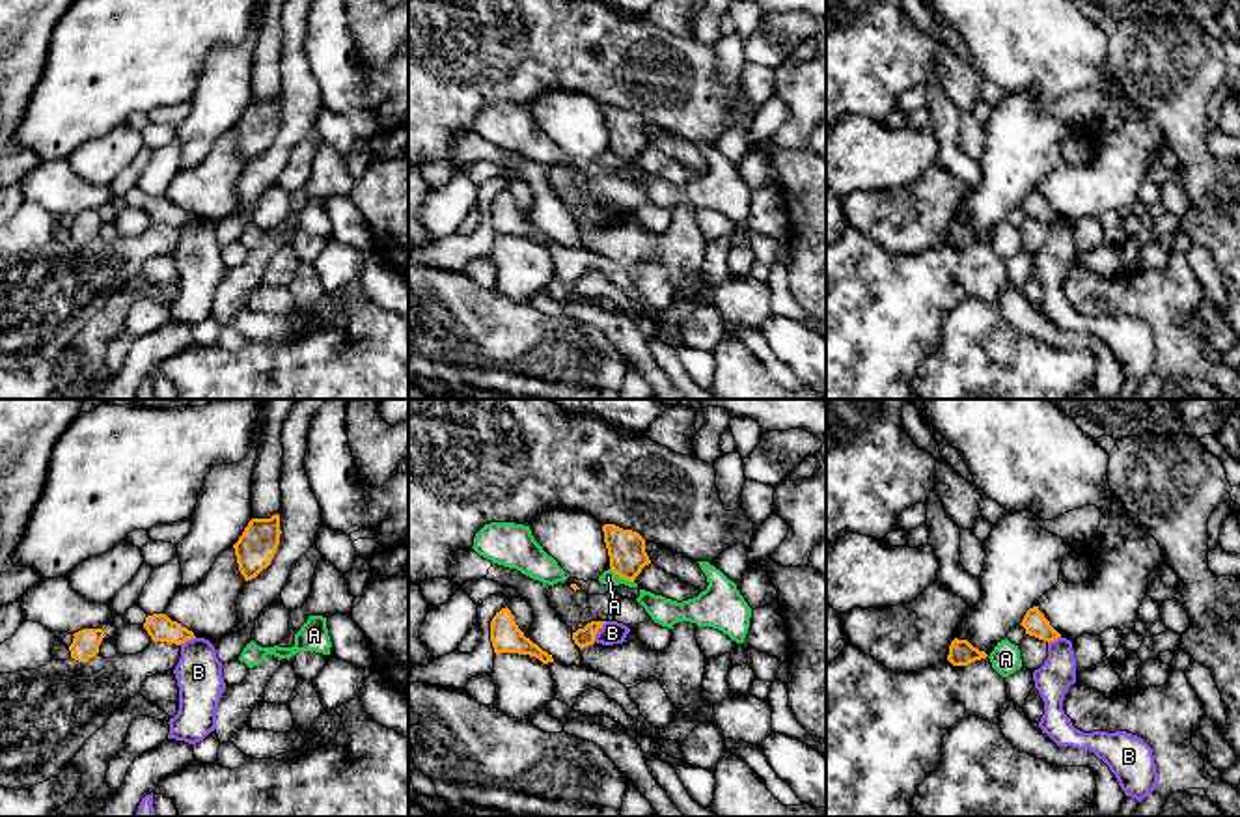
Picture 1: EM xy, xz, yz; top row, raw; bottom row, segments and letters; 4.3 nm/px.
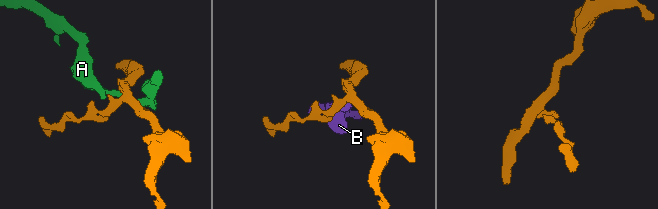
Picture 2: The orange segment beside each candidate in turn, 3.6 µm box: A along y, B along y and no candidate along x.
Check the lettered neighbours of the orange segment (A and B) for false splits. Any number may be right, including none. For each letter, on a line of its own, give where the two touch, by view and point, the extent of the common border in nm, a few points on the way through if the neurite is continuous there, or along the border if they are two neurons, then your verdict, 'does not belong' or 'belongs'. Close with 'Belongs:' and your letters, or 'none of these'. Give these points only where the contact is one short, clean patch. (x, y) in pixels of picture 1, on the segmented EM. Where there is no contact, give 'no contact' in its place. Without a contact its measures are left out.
A: contact xz (621, 577); length 120 nm; border xz (610, 567), (633, 582); does not belong
B: contact xz (597, 631); length 110 nm; border xz (606, 622), (593, 640); does not belong
Belongs: none of these

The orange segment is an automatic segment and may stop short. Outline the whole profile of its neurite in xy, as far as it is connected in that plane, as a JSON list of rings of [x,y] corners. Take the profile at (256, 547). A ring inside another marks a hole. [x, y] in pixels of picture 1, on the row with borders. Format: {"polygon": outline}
{"polygon": [[[280,515],[252,519],[239,541],[233,545],[239,571],[244,580],[255,578],[267,569],[280,545]]]}

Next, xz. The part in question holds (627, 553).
{"polygon": [[[604,524],[604,543],[610,556],[610,569],[625,580],[634,582],[645,565],[651,563],[645,552],[645,539],[632,530]]]}

